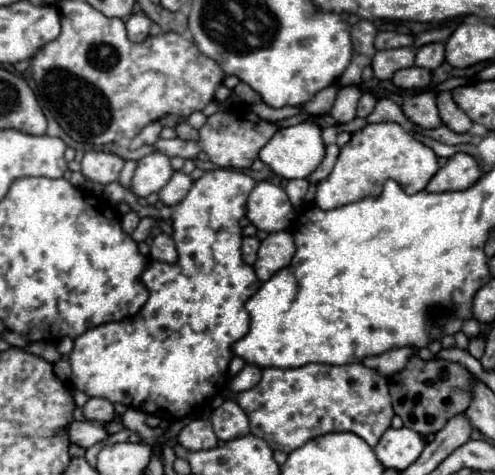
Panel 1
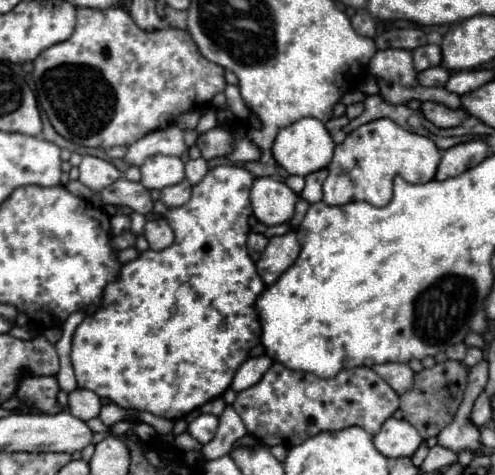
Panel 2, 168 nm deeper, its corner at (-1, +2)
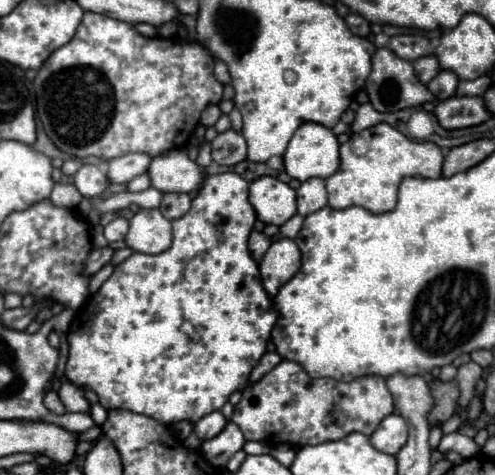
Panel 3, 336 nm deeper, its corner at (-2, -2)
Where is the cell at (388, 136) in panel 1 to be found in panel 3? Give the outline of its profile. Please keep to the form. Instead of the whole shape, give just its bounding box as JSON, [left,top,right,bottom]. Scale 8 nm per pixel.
[326,124,442,214]

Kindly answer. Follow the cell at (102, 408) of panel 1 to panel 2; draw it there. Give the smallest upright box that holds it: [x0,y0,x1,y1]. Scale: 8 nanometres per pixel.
[69,388,101,420]

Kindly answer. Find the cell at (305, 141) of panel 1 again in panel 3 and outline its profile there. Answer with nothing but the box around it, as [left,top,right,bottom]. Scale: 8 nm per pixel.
[284,124,340,182]

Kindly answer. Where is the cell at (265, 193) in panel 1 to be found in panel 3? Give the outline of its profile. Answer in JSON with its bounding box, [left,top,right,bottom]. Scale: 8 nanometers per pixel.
[250,176,296,226]

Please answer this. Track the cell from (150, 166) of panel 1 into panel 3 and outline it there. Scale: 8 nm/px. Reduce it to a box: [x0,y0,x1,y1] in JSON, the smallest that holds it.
[148,150,208,194]

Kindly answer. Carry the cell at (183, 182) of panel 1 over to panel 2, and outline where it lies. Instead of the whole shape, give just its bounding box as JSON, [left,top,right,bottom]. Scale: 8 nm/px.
[161,180,191,208]

